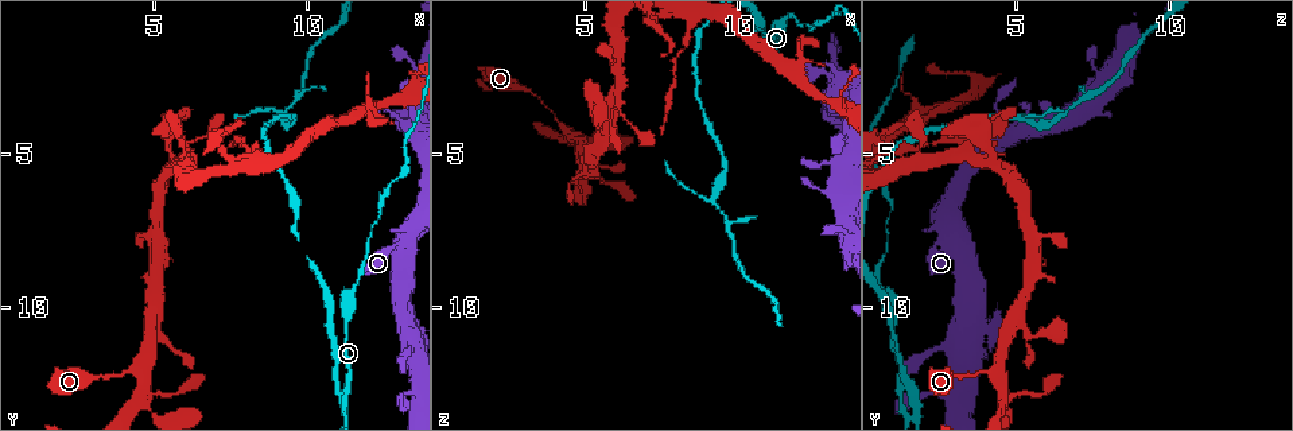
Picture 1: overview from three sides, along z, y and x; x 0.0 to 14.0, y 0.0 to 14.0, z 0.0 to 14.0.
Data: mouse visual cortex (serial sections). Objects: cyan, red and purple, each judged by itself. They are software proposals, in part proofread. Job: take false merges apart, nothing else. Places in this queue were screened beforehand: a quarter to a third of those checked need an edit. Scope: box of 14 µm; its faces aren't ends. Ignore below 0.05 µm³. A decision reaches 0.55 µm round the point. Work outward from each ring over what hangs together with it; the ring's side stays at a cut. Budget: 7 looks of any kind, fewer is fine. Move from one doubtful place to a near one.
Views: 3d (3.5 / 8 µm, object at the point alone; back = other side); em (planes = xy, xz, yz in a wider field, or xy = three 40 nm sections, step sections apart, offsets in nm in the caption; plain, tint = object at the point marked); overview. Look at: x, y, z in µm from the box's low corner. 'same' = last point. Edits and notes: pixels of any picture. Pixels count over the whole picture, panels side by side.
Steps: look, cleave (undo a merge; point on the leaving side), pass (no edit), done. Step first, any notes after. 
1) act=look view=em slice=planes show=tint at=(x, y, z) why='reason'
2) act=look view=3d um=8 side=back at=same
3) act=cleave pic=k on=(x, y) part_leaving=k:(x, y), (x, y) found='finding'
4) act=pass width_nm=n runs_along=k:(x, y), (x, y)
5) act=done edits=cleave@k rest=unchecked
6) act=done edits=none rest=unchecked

act=look view=3d um=3.5 at=(13.2, 7.7, 2.6) why='sharp bend'

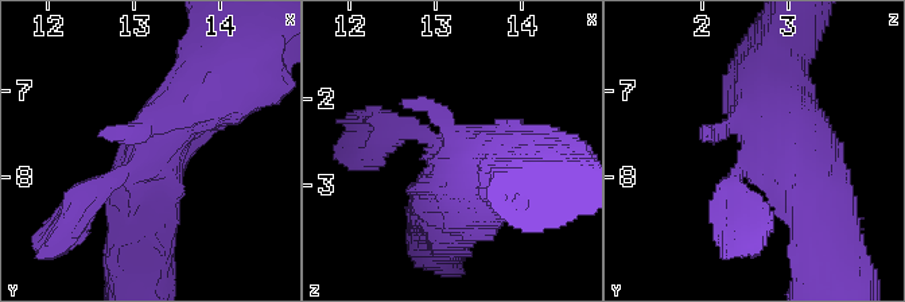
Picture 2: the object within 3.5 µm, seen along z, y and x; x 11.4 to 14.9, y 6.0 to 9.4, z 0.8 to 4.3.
act=look view=em slice=xy step=1 show=tint at=(13.20, 7.70, 2.70)

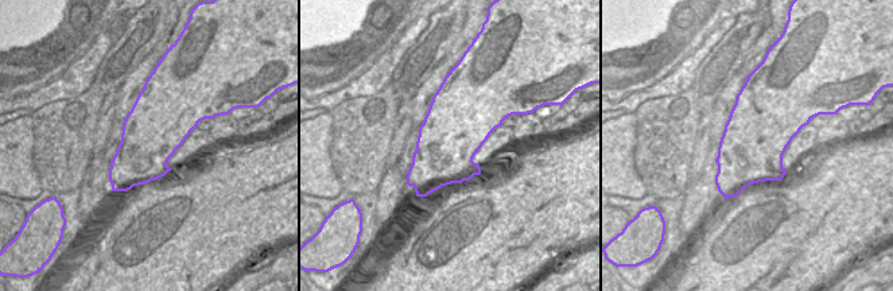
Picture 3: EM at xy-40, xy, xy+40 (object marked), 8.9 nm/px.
act=pass runs_along=2:(86, 201), (132, 167), (214, 81) found='all the same cell'

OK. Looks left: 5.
act=look view=3d um=3.5 at=(3.2, 12.2, 3.0) why='thick turns thin'

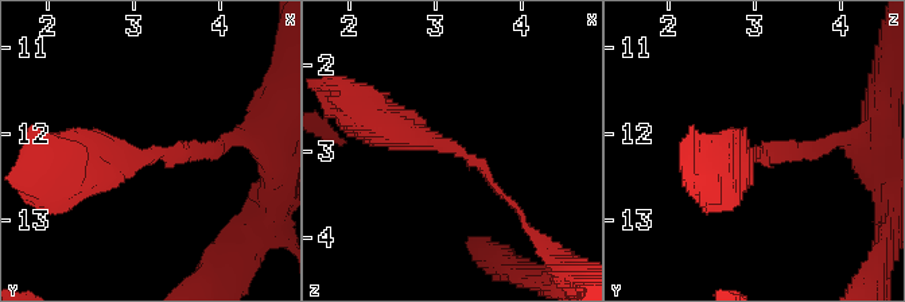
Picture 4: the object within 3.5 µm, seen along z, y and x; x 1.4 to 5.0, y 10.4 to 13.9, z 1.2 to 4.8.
act=look view=em slice=xy step=2 show=tint at=(3.20, 12.30, 2.95) why='now the EM'

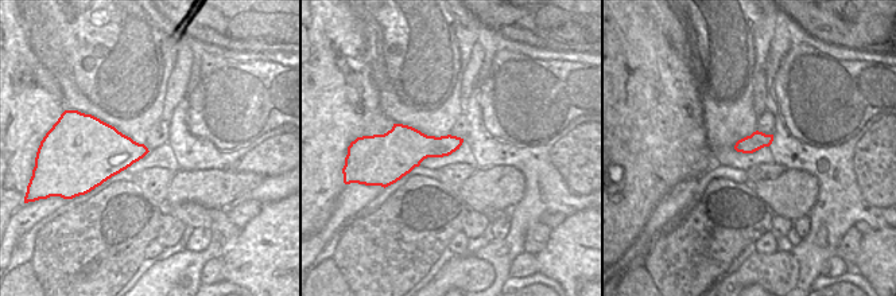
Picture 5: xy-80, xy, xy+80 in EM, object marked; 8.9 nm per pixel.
act=pass width_nm=200 runs_along=4:(369, 115), (463, 153), (513, 208) found='all the same cell'

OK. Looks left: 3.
act=look view=3d um=8 at=(8.4, 4.9, 1.0) why='thin neck'

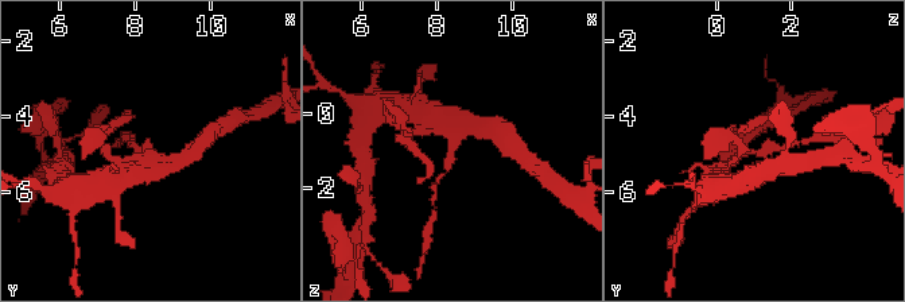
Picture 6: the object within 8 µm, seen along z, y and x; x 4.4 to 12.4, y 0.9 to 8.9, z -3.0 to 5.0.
act=look view=3d um=3.5 at=(8.3, 4.9, 1.1) why='zoom in'

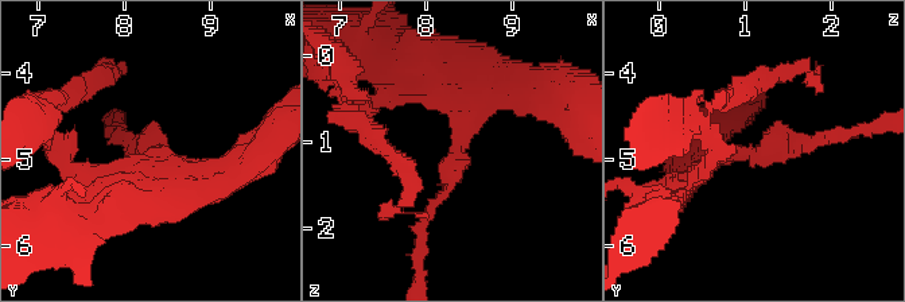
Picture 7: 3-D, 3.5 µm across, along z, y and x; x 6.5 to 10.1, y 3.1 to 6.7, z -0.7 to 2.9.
act=cleave pic=7 on=(791, 138) arm_widths_nm=150,250 part_leaving=7:(750, 153), (857, 131) found='a second cell is stuck on'

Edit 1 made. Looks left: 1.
act=done edits=cleave@7 rest=unchecked

